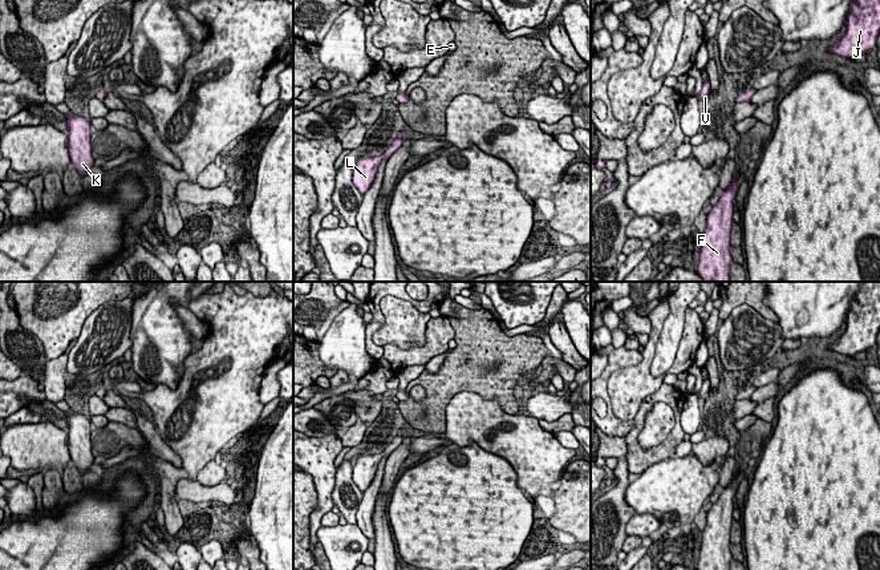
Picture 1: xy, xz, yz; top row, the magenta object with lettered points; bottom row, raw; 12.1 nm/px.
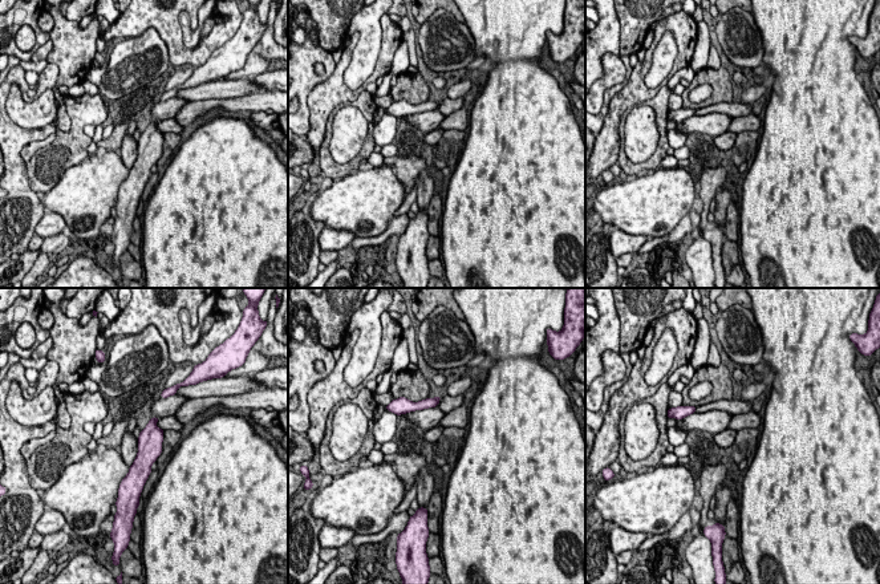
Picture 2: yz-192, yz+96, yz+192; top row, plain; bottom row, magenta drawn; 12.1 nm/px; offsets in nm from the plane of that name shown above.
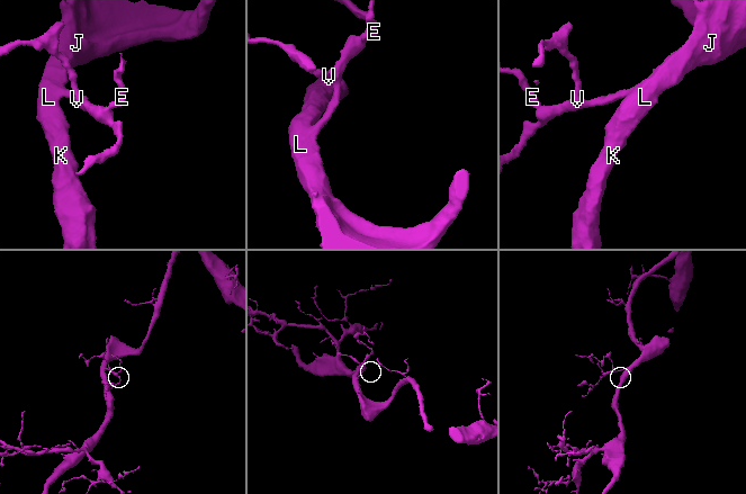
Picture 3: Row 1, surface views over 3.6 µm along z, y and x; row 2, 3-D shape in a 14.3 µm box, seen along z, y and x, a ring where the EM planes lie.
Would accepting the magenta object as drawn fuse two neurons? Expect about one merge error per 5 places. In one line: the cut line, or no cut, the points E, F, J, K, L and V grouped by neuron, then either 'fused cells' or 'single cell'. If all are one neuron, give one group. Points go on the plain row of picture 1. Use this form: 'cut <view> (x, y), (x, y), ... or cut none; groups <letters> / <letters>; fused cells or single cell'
cut none; groups E F J K L V; single cell

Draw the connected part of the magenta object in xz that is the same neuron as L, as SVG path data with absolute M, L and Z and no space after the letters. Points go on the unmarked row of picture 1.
M407 424L406 430L400 430L397 437L390 442L390 445L380 454L364 454L360 456L356 465L353 466L353 481L360 489L360 492L365 492L369 485L373 482L378 462L384 457L389 457L392 452L402 442L407 432L410 430L410 425Z

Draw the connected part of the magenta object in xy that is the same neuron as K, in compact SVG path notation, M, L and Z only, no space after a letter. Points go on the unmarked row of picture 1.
M69 413L68 417L68 445L72 464L82 473L92 469L94 456L92 454L92 423L78 413Z

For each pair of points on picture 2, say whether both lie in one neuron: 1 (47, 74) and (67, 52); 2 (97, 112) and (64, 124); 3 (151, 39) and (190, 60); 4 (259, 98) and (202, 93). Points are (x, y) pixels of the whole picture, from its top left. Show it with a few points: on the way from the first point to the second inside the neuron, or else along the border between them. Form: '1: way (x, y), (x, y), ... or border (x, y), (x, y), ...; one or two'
1: border (48, 63), (53, 63), (57, 68), (57, 86); two
2: border (64, 96), (71, 128), (55, 133); two
3: border (145, 29), (155, 29), (166, 45), (170, 63); two
4: border (262, 90), (207, 100); two

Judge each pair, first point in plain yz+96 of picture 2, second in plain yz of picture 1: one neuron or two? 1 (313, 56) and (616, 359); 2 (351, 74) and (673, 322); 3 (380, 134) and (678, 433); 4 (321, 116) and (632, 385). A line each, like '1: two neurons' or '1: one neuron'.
1: one neuron
2: one neuron
3: two neurons
4: one neuron

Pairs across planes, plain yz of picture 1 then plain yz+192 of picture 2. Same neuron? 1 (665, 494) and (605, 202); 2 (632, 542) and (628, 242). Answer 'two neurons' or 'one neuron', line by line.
1: one neuron
2: two neurons

